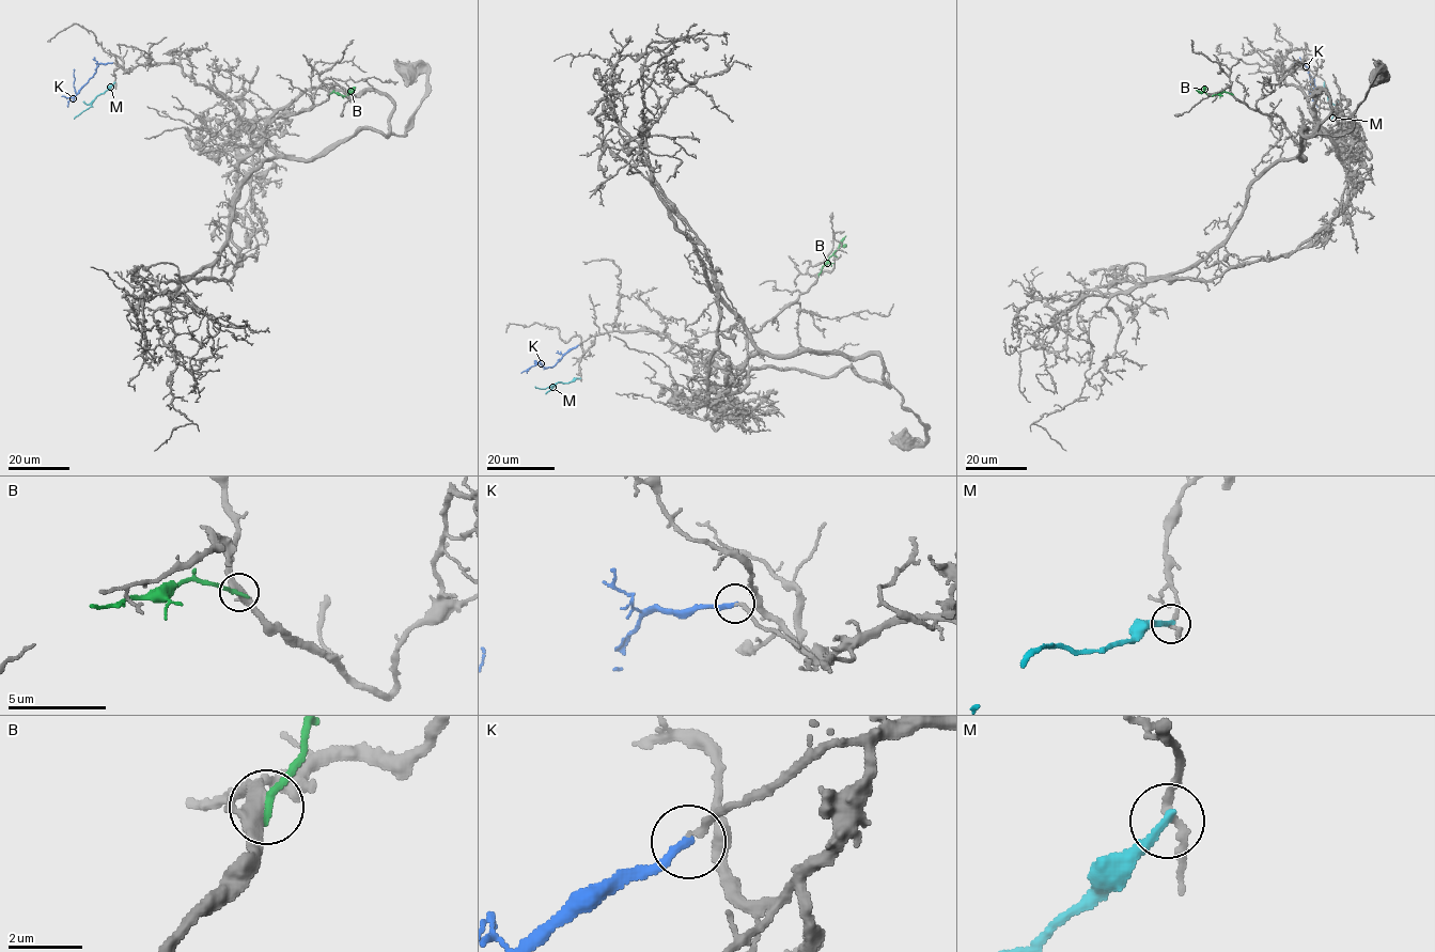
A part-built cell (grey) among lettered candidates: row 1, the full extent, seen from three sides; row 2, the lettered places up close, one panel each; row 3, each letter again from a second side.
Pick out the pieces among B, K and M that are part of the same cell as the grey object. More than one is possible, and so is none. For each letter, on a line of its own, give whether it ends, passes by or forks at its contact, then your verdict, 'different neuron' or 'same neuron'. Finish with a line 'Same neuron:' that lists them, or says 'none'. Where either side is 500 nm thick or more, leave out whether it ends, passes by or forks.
B: it ends | different neuron
K: it ends | same neuron
M: it ends | different neuron
Same neuron: K

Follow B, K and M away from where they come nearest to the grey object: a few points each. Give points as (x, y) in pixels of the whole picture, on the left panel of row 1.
B: (329, 94), (333, 92), (346, 96), (355, 90)
K: (113, 62), (100, 63), (77, 93), (75, 69)
M: (114, 82), (74, 119)

